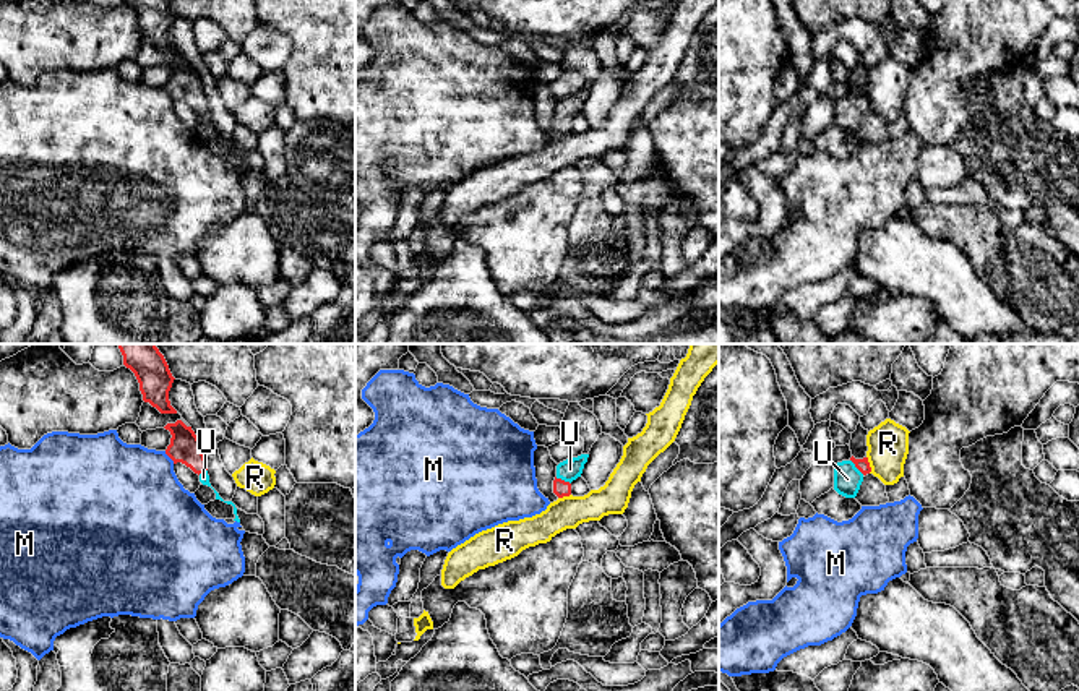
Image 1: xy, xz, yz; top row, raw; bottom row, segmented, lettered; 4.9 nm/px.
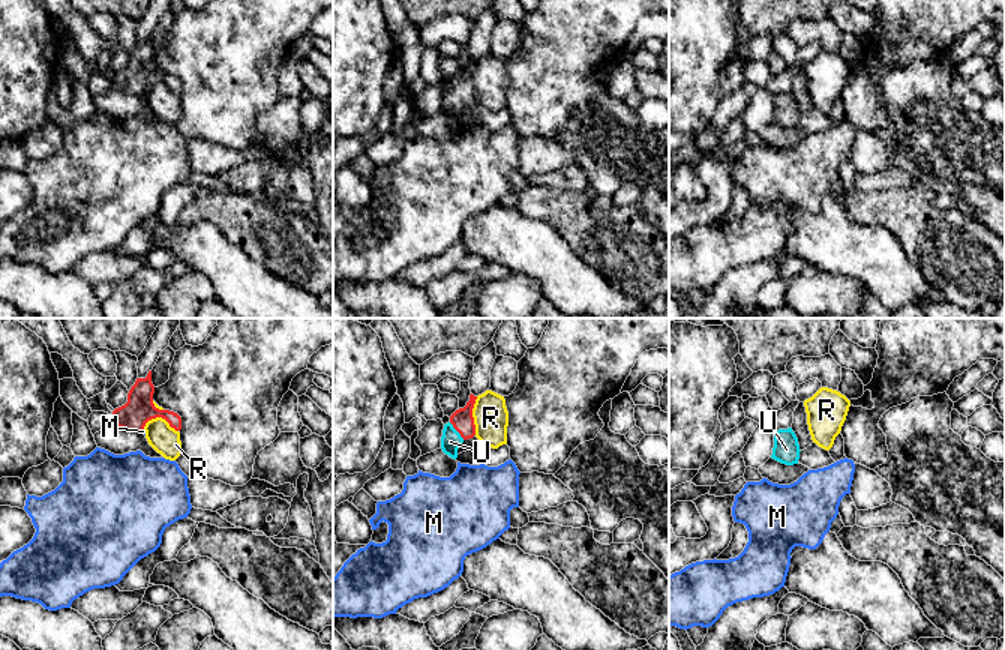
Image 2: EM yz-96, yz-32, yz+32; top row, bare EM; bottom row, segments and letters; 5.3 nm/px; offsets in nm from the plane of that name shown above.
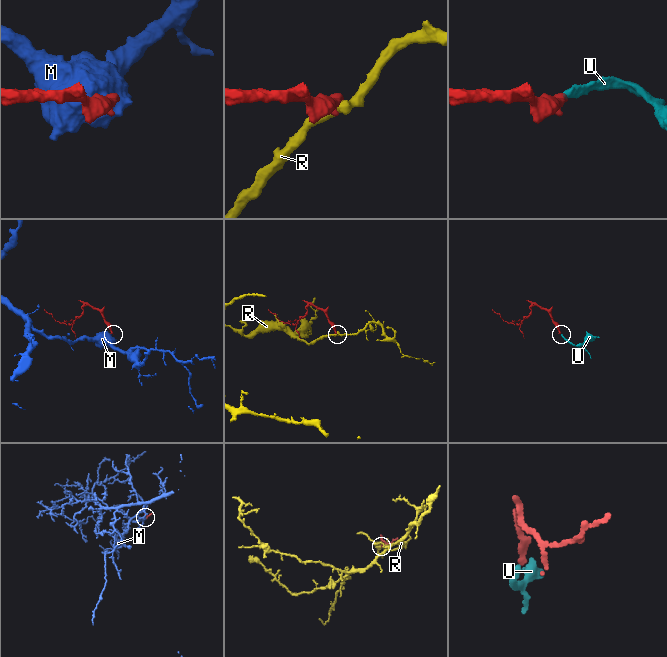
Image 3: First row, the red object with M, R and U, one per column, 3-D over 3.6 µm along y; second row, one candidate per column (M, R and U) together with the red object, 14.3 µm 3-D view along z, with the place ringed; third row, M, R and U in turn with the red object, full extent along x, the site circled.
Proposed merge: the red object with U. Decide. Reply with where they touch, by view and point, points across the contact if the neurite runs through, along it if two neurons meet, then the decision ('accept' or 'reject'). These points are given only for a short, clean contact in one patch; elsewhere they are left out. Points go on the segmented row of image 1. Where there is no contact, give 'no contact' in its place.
contact xz (563, 480); way xz (562, 489), (563, 480), (570, 469); accept

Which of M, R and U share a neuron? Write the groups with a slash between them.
M / R / U

